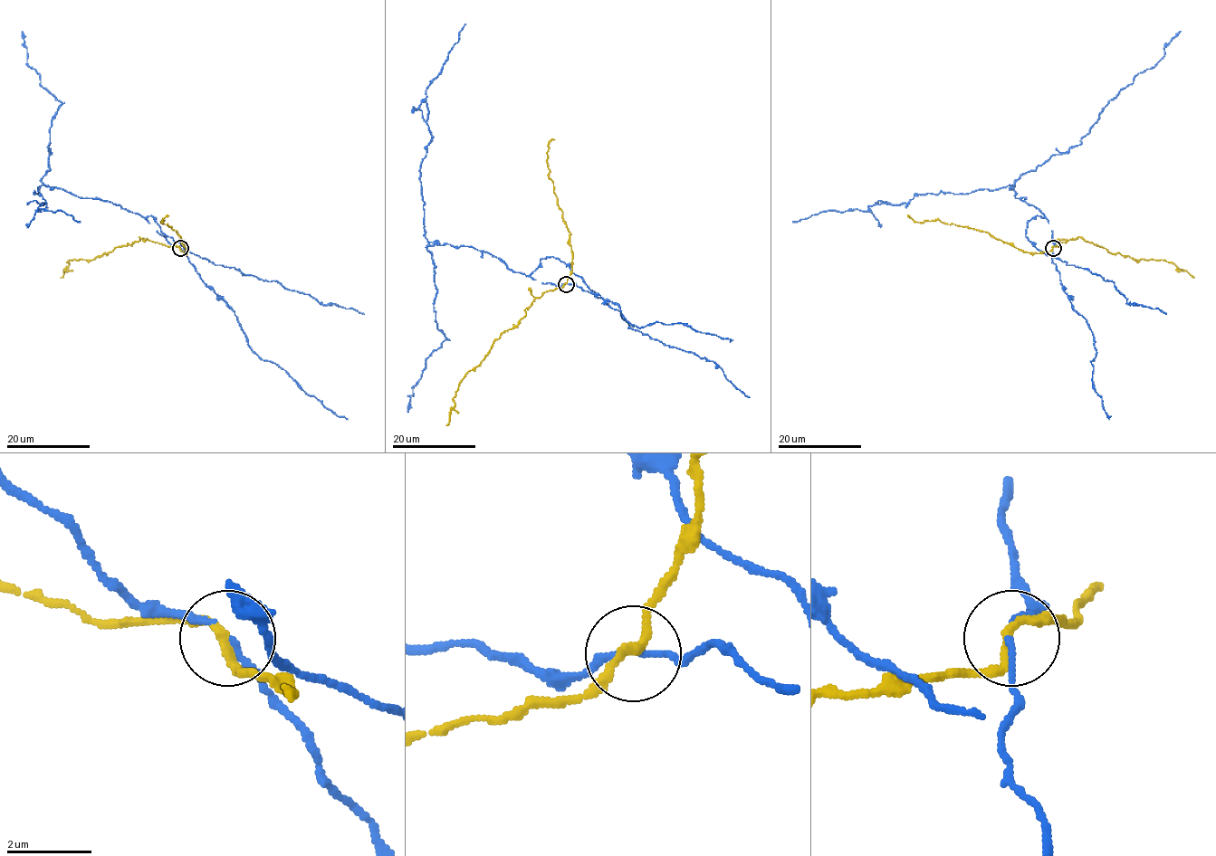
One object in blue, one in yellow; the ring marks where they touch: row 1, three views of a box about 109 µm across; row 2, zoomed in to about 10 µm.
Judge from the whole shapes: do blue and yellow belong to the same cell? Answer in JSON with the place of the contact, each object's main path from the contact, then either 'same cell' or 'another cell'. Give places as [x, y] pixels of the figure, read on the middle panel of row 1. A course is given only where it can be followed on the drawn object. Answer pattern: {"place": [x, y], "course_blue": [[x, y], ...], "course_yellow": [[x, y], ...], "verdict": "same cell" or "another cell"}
{"place": [566, 284], "course_blue": [[566, 283], [578, 276], [552, 256], [528, 275], [472, 247], [429, 245], [447, 338], [407, 412]], "course_yellow": [[566, 283], [546, 290], [525, 309], [520, 322], [503, 333], [466, 373], [445, 425]], "verdict": "another cell"}

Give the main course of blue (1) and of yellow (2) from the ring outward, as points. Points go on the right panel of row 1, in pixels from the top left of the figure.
1: (1052, 248), (1051, 256), (1025, 235), (1044, 215), (1015, 197), (1014, 184), (1077, 146), (1181, 31)
2: (1052, 248), (1078, 236), (1111, 253), (1128, 255), (1134, 260), (1165, 260), (1194, 277)

